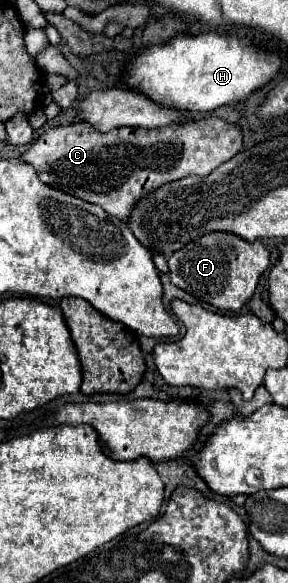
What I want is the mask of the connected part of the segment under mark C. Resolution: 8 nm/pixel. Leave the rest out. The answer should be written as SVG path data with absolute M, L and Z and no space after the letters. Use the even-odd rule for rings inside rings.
M201 117L185 123L173 123L155 129L119 127L99 133L85 121L49 127L19 157L35 167L39 179L73 197L103 207L109 215L127 221L135 199L151 193L167 181L187 175L207 175L221 163L229 161L243 147L243 133L219 119Z

